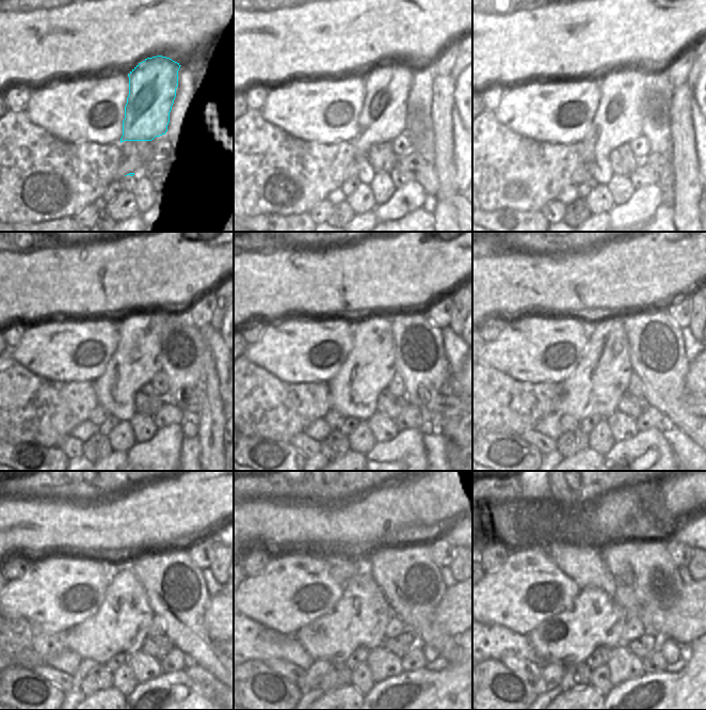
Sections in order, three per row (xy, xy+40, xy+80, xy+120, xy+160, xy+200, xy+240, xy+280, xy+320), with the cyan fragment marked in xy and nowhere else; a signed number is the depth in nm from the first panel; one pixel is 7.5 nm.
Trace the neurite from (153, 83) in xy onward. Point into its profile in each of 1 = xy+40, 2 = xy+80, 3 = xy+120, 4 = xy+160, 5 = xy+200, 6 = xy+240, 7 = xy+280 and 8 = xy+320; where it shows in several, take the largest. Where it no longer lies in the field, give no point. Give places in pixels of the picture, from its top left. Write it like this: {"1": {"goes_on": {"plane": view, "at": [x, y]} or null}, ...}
{"1": {"goes_on": {"plane": "xy+40", "at": [383, 117]}}, "2": {"goes_on": {"plane": "xy+80", "at": [618, 120]}}, "3": {"goes_on": {"plane": "xy+120", "at": [135, 360]}}, "4": {"goes_on": {"plane": "xy+160", "at": [369, 367]}}, "5": {"goes_on": {"plane": "xy+200", "at": [602, 377]}}, "6": {"goes_on": {"plane": "xy+240", "at": [121, 625]}}, "7": {"goes_on": {"plane": "xy+280", "at": [359, 618]}}, "8": {"goes_on": {"plane": "xy+320", "at": [594, 620]}}}

